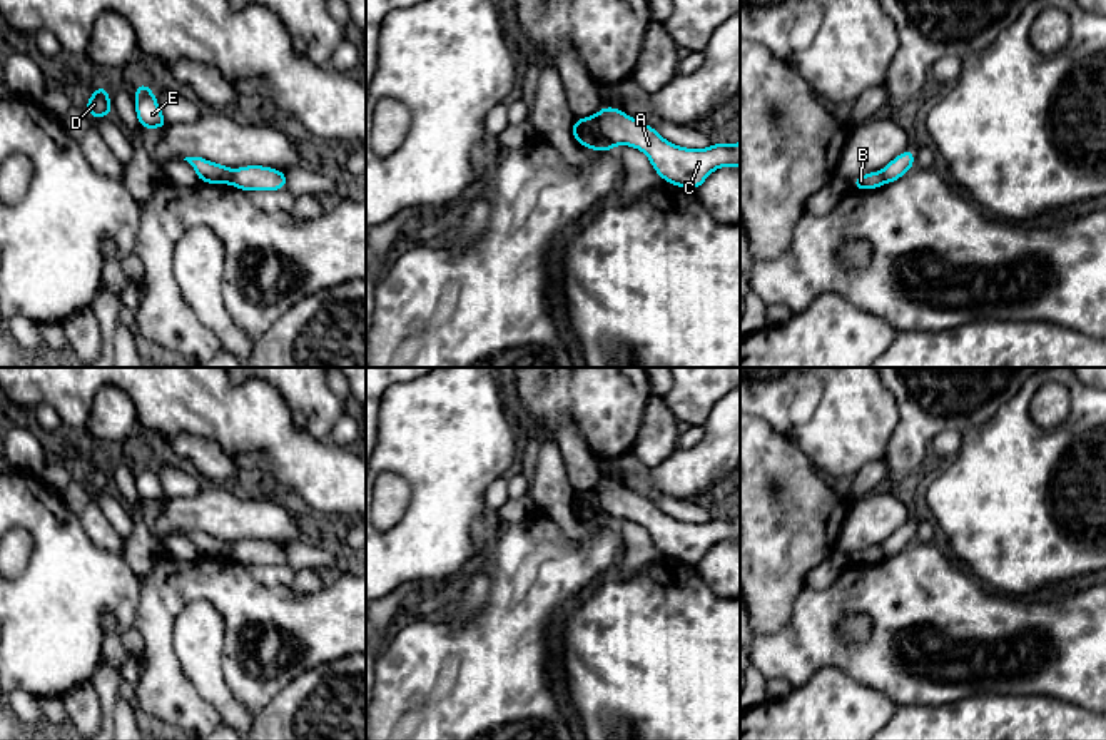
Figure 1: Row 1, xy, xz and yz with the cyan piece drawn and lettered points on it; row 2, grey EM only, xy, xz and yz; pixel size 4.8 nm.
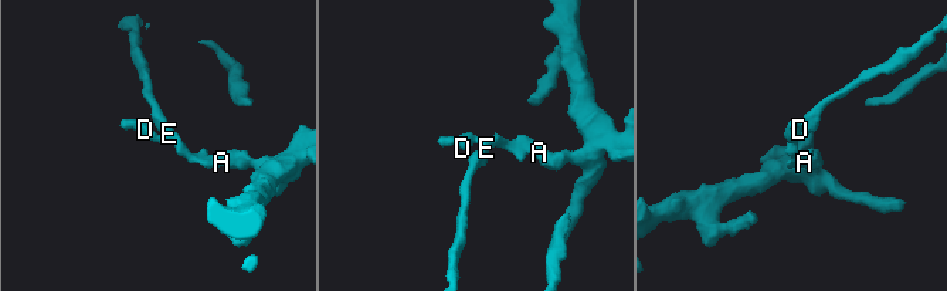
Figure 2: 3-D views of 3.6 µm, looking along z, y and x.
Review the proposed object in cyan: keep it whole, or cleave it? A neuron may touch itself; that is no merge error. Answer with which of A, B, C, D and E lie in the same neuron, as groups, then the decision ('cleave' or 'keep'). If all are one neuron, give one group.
groups A B C / D E; cleave

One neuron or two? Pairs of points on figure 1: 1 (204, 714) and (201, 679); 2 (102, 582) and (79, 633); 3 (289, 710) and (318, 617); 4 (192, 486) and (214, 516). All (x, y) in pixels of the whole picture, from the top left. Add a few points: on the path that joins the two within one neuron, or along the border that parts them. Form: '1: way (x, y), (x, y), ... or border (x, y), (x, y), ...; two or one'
1: border (181, 667), (189, 684), (214, 709), (221, 722); two
2: way (89, 595), (79, 605), (79, 620); one
3: border (338, 658), (301, 672), (271, 699); two
4: border (202, 486), (191, 496), (169, 498); two

